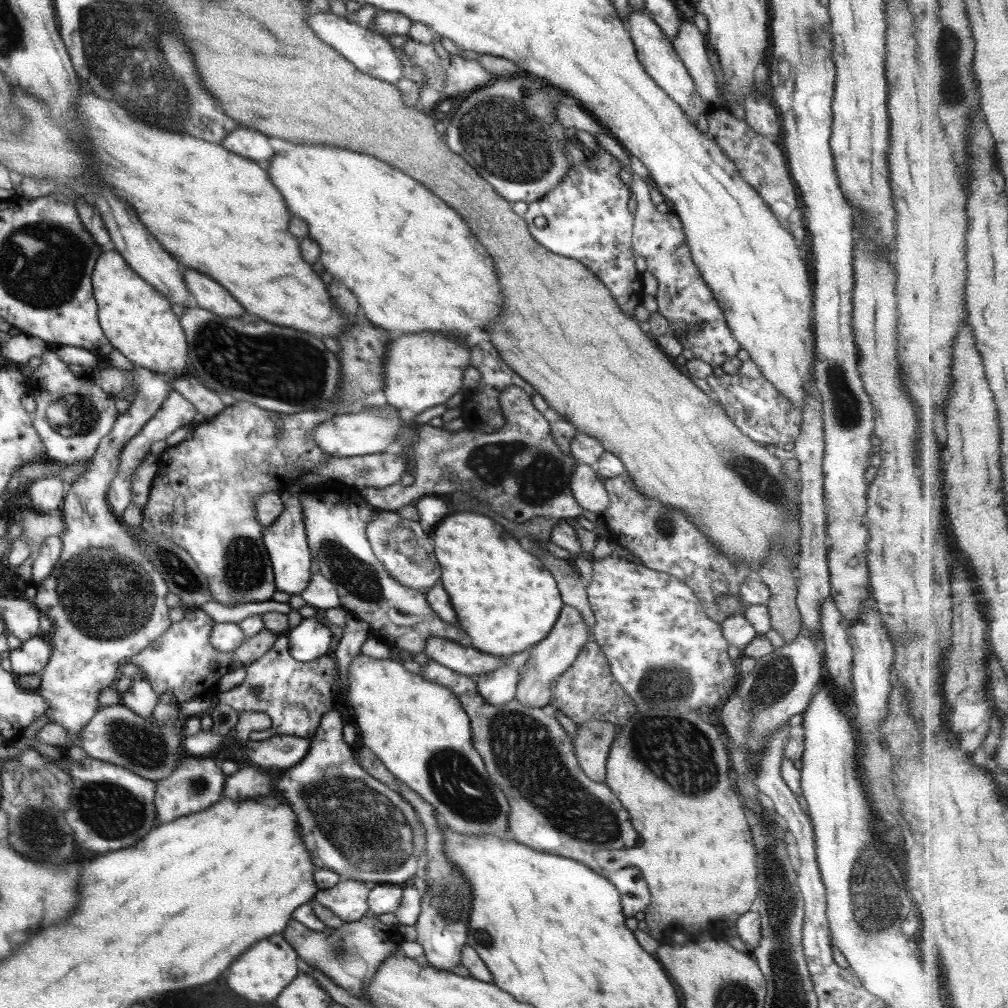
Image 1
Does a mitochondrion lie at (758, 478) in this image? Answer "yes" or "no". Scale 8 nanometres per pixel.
yes

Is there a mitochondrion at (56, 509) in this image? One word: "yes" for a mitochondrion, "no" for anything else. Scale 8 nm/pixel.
no

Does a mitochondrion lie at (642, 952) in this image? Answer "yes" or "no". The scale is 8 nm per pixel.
no

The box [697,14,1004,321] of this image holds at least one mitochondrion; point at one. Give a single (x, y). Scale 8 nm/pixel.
(951, 90)

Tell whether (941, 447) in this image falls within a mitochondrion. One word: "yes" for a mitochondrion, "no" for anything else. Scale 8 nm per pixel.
no

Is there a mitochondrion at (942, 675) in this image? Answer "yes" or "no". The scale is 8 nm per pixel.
no

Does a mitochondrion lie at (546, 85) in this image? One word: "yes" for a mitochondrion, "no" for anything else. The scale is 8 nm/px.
no

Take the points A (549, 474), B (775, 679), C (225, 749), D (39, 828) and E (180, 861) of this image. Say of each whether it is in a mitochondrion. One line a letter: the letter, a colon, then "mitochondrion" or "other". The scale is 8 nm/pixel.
A: mitochondrion
B: mitochondrion
C: other
D: mitochondrion
E: other

